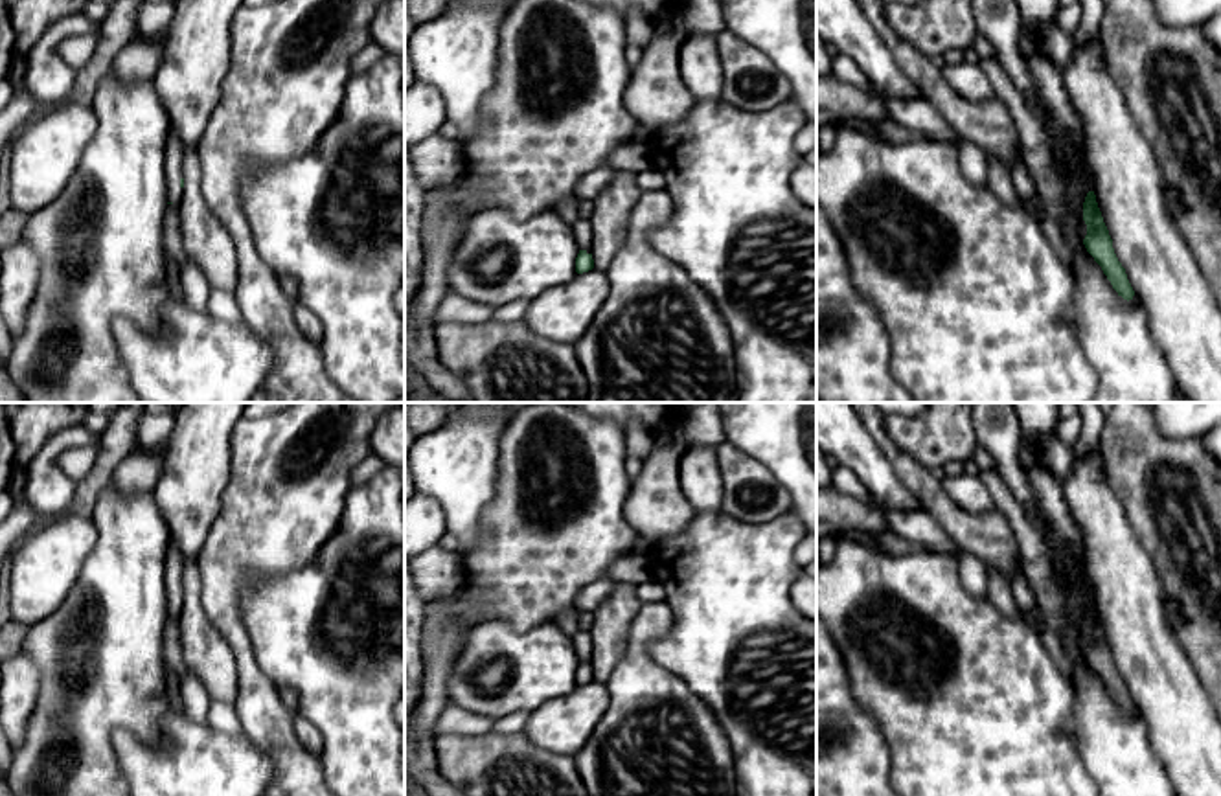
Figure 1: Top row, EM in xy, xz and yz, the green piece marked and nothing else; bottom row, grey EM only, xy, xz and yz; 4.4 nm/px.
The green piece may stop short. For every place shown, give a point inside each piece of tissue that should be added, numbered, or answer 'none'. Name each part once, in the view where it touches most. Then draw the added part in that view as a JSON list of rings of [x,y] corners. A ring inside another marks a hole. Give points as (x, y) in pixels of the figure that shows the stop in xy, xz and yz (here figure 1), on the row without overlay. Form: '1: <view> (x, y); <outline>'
1: xy (173, 565); [[[171,544],[164,563],[164,583],[167,588],[167,612],[175,618],[178,618],[178,614],[182,612],[182,570],[184,561],[180,557],[180,552],[175,544]]]

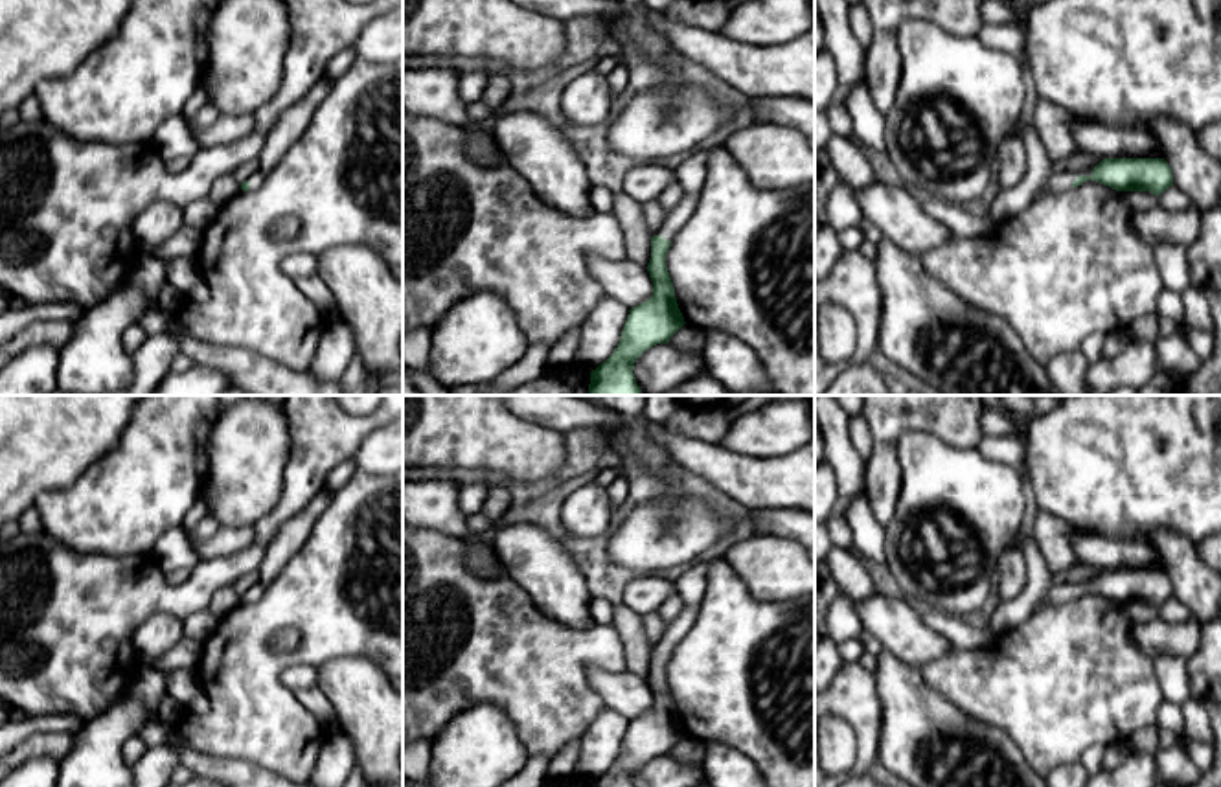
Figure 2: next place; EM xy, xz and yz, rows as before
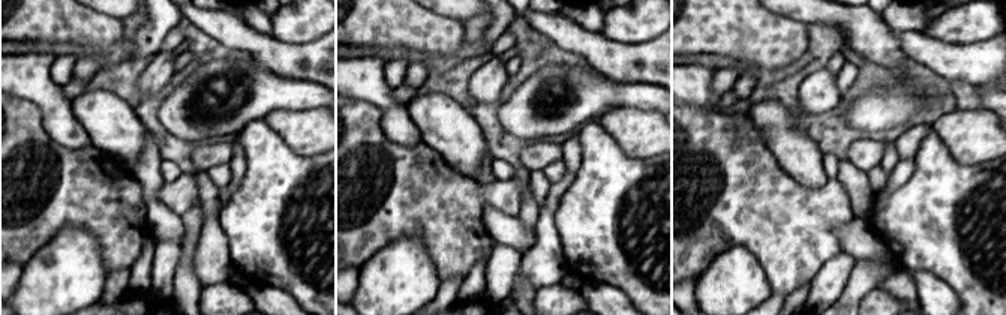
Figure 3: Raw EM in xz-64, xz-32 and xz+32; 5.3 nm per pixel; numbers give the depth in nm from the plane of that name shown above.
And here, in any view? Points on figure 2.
1: yz (1058, 594); [[[1090,581],[1090,583],[1081,583],[1081,585],[1052,585],[1052,587],[1048,588],[1048,592],[1044,594],[1044,598],[1043,598],[1043,605],[1044,605],[1046,609],[1052,609],[1052,607],[1068,603],[1068,601],[1072,599],[1072,594],[1074,594],[1079,587],[1090,588],[1090,587],[1092,587],[1092,581]]]

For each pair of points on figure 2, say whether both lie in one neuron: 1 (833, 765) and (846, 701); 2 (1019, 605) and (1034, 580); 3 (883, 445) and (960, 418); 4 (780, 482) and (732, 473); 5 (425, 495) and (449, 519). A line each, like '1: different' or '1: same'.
1: different
2: same
3: same
4: same
5: same

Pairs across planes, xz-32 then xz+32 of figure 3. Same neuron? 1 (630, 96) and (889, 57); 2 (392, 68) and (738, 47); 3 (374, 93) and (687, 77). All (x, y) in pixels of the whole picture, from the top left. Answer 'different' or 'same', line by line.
1: different
2: different
3: same

